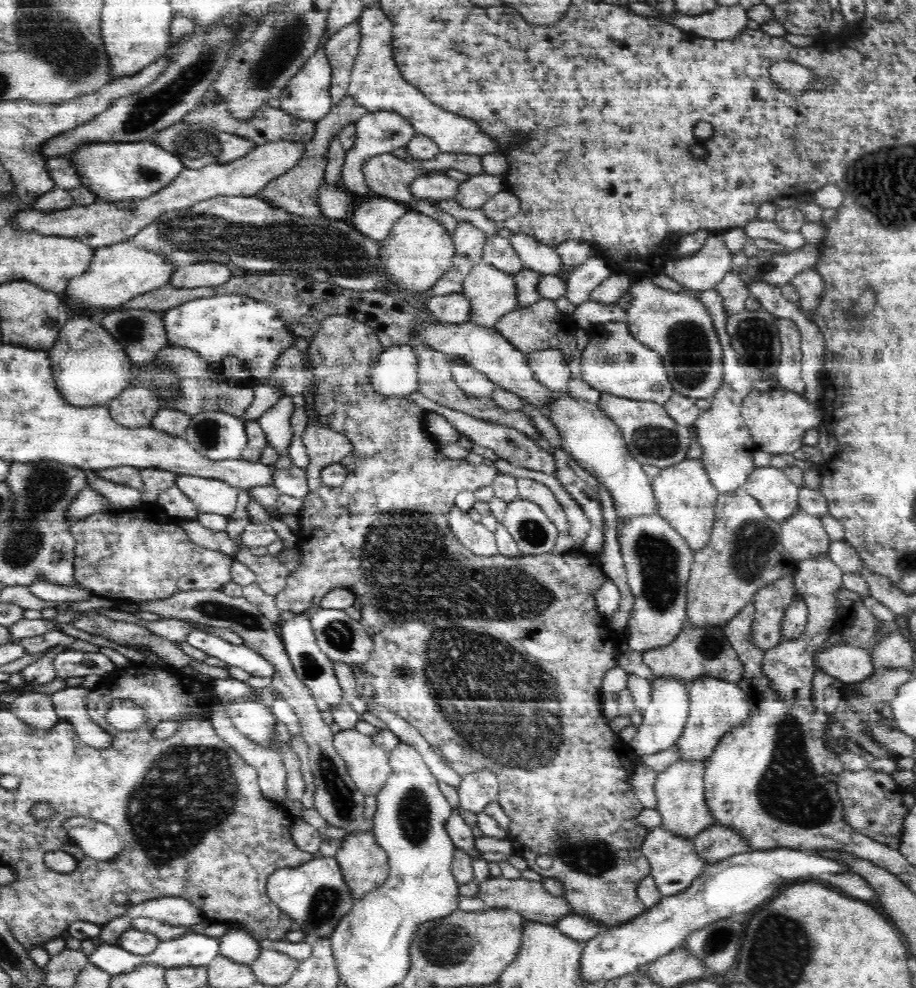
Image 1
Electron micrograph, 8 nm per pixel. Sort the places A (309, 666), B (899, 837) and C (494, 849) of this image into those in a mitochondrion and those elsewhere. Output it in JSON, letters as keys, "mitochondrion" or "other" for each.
{"A":"mitochondrion","B":"other","C":"other"}

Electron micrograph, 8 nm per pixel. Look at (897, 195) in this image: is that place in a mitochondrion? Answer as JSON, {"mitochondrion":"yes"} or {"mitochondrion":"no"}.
{"mitochondrion":"yes"}

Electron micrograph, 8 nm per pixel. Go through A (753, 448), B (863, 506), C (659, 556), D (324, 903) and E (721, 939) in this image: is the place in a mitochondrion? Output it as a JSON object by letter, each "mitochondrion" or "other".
{"A":"other","B":"other","C":"mitochondrion","D":"mitochondrion","E":"mitochondrion"}

